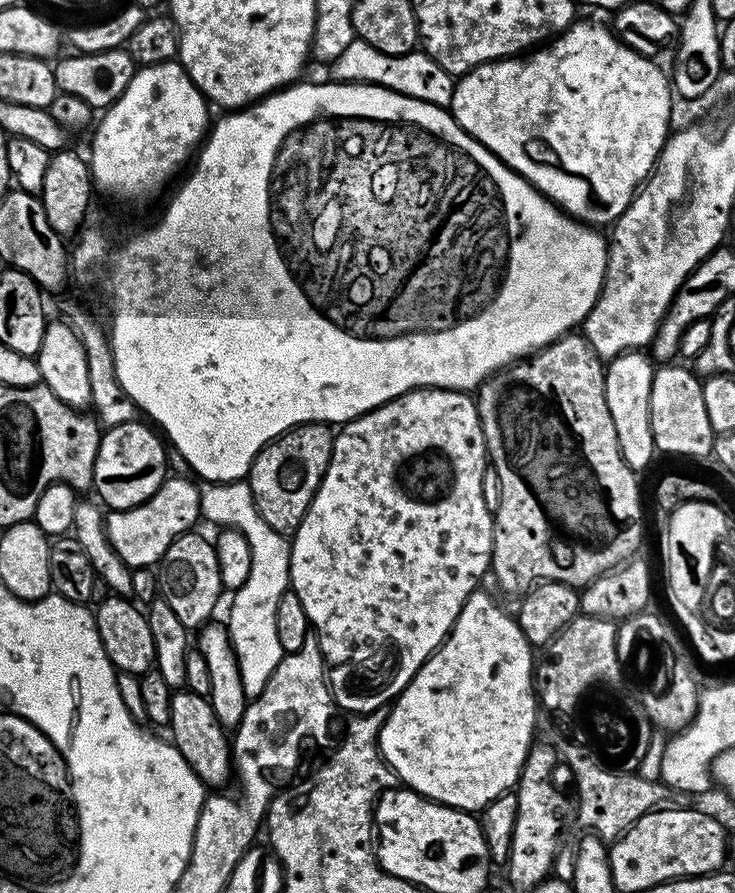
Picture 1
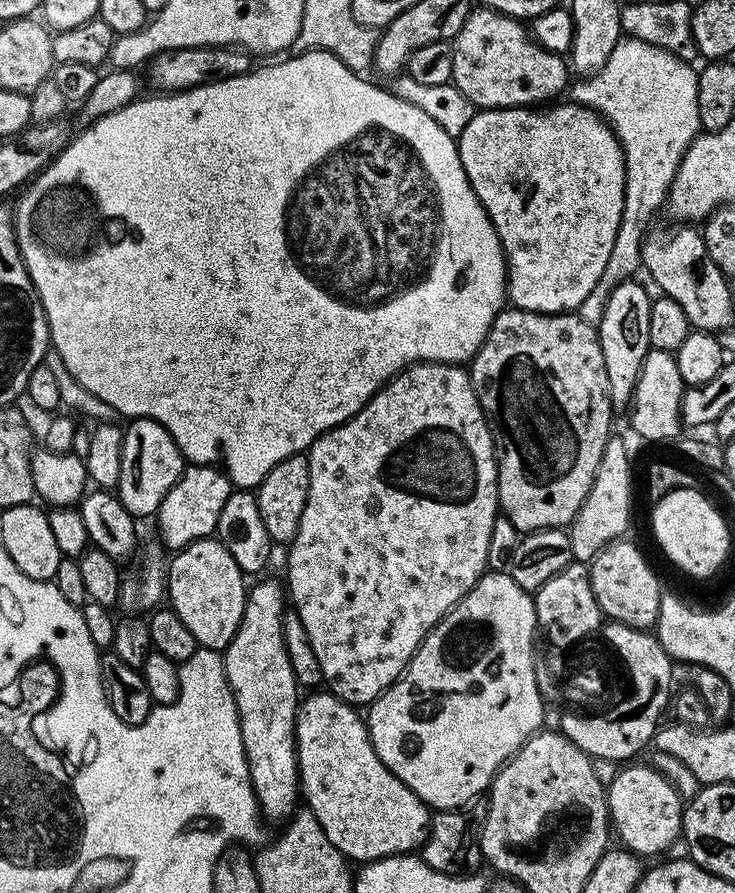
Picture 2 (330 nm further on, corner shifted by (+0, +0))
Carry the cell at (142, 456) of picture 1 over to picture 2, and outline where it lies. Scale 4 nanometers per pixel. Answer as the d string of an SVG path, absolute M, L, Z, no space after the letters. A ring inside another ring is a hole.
M148 416L133 419L129 424L132 425L124 428L122 471L118 474L114 491L120 497L122 506L126 506L126 510L134 518L152 518L155 517L170 486L174 486L174 482L178 482L178 478L184 473L186 461L180 453L178 442L174 442L166 426Z

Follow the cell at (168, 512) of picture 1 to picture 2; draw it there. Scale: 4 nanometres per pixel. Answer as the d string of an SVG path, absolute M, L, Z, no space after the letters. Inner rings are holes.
M189 463L184 473L170 486L170 490L154 517L154 523L160 527L160 536L164 539L165 549L179 550L195 540L209 539L218 526L218 518L222 514L222 506L226 506L226 498L234 490L234 485L228 479L228 473L223 467L212 464Z

